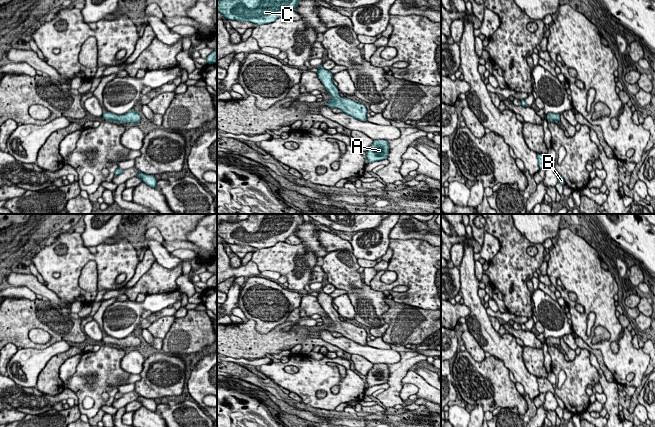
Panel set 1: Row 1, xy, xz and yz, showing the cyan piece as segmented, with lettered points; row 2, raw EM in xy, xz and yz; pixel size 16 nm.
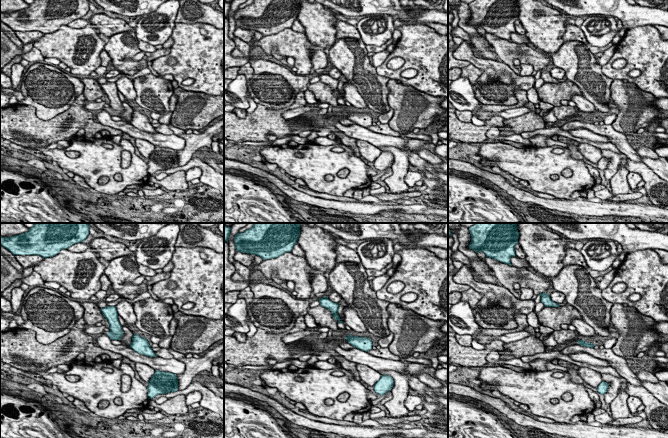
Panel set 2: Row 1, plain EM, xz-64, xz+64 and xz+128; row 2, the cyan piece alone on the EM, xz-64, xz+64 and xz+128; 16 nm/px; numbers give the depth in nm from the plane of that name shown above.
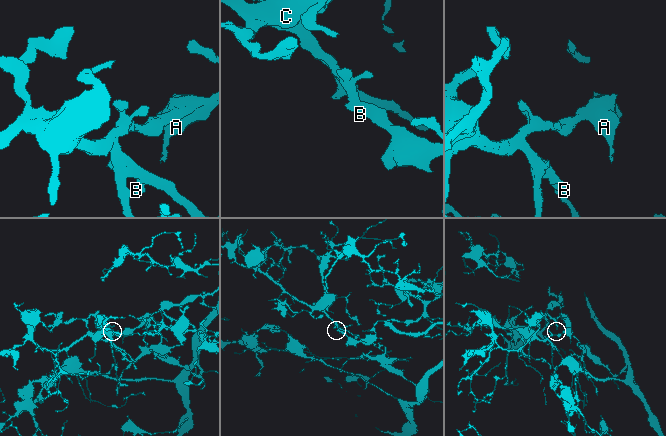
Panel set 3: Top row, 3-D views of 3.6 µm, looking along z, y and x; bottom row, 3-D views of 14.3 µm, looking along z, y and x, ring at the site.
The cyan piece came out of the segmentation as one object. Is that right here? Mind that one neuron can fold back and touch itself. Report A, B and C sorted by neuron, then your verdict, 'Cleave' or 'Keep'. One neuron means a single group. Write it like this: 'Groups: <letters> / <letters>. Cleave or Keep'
Groups: A B C. Keep

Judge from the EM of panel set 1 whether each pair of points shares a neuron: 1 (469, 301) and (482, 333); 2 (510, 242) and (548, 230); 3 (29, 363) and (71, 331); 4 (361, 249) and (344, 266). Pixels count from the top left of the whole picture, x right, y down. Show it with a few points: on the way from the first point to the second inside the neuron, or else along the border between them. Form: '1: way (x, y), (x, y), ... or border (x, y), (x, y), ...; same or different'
1: way (477, 309), (479, 325); same
2: border (513, 224), (531, 242), (542, 244); different
3: border (67, 341), (56, 341), (42, 349), (34, 348); different
4: border (351, 251), (357, 258); different

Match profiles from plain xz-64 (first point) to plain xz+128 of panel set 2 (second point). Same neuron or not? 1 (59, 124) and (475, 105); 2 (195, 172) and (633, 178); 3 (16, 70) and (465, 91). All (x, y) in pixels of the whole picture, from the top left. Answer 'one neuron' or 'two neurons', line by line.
1: two neurons
2: one neuron
3: one neuron

